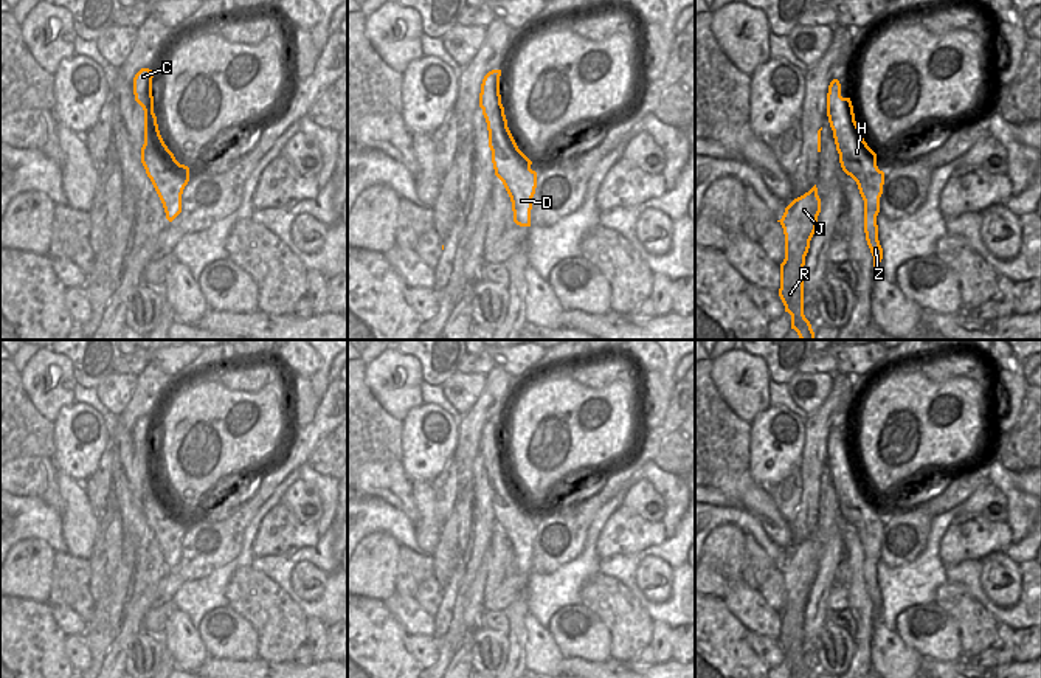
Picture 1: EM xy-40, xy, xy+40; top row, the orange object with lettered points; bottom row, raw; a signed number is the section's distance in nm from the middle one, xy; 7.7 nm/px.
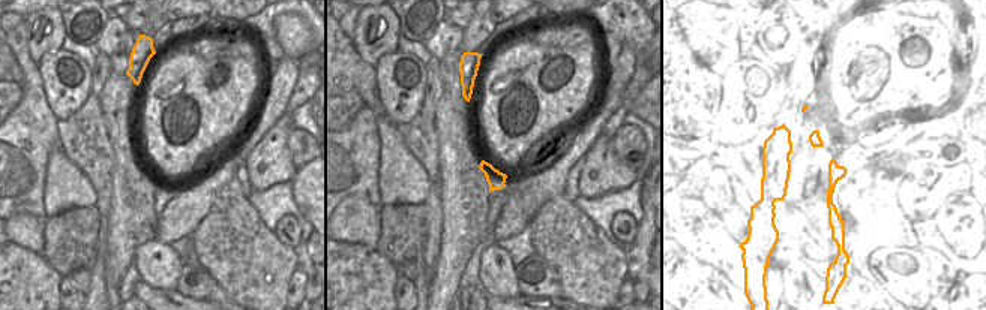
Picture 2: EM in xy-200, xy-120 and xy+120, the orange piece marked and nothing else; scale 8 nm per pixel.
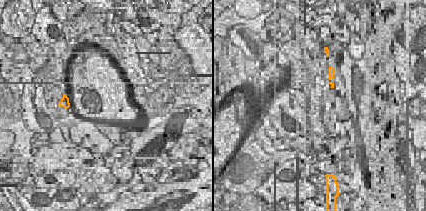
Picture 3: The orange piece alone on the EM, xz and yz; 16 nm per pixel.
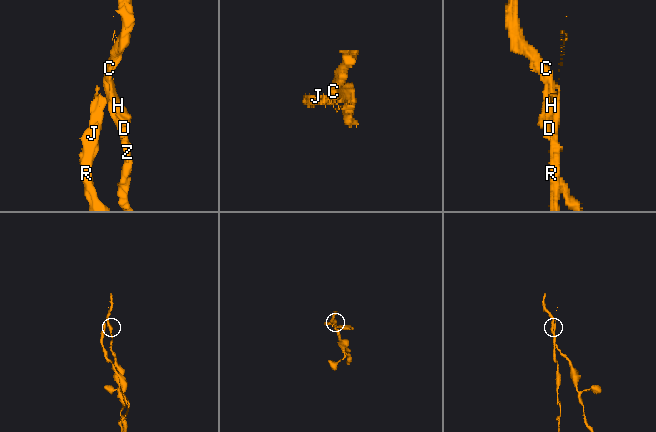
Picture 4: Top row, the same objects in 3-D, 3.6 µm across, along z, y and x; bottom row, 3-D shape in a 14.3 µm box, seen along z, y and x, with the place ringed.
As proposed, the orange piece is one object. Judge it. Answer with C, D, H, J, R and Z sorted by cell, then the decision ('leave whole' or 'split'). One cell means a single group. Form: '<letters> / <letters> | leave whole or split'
C D H Z / J R | split

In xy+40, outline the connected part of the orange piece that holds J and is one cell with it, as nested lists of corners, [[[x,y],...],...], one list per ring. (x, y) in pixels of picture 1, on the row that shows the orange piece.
[[[816,185],[794,199],[780,220],[785,234],[785,259],[780,264],[779,296],[791,315],[791,329],[801,340],[814,340],[810,321],[804,315],[804,265],[810,240],[816,231],[821,199]]]

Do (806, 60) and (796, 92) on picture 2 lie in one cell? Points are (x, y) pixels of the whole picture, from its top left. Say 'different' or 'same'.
same

